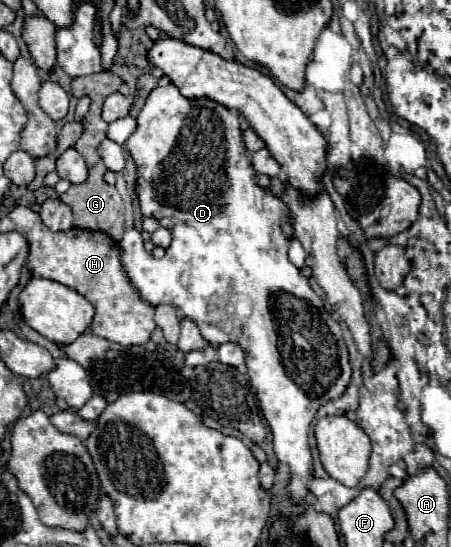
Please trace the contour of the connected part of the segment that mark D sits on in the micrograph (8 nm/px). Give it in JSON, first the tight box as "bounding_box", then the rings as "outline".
{"bounding_box":[119,83,351,501],"outline":[[[172,83],[162,87],[155,87],[154,90],[149,93],[139,117],[137,117],[137,131],[129,137],[127,141],[127,151],[131,155],[131,159],[135,161],[137,165],[137,197],[139,197],[139,205],[141,205],[141,213],[143,217],[155,217],[163,227],[167,227],[173,235],[173,241],[171,245],[167,247],[165,257],[156,259],[145,251],[143,247],[143,239],[141,239],[141,233],[137,229],[127,229],[123,239],[119,241],[119,247],[123,249],[121,251],[121,265],[131,281],[131,285],[137,289],[137,293],[143,297],[143,301],[147,301],[149,305],[161,305],[161,303],[169,303],[175,307],[177,311],[177,317],[179,319],[185,319],[189,317],[191,321],[197,323],[197,327],[201,329],[201,335],[209,341],[209,343],[237,343],[241,345],[241,349],[246,355],[246,366],[249,377],[251,377],[251,385],[255,387],[255,393],[257,393],[257,399],[259,399],[259,405],[261,405],[261,411],[263,411],[263,417],[265,421],[269,423],[271,431],[273,431],[273,445],[275,445],[275,453],[277,453],[277,459],[285,465],[289,465],[293,477],[291,477],[291,483],[289,483],[289,495],[293,501],[305,497],[307,489],[309,489],[309,481],[311,481],[311,449],[309,449],[309,427],[311,427],[311,421],[317,413],[317,409],[321,405],[325,405],[329,399],[335,399],[339,397],[349,379],[351,379],[351,365],[349,365],[349,357],[347,357],[347,347],[345,347],[345,341],[341,339],[341,331],[337,331],[337,335],[333,337],[331,333],[331,315],[323,309],[323,301],[315,295],[315,291],[309,287],[309,279],[287,259],[287,249],[289,249],[289,237],[283,233],[281,225],[283,223],[289,223],[289,217],[293,217],[289,213],[289,207],[279,199],[279,197],[273,197],[273,193],[269,189],[263,189],[257,185],[257,177],[255,177],[255,171],[253,171],[253,165],[251,165],[251,155],[249,151],[245,149],[245,143],[243,143],[243,135],[241,135],[241,129],[239,129],[239,117],[237,113],[231,113],[227,107],[215,103],[215,101],[209,101],[209,99],[185,99]]]}

